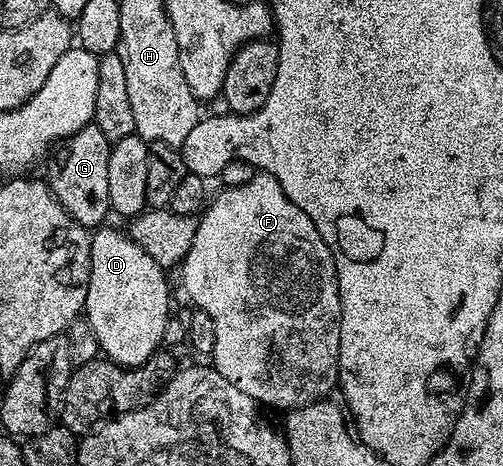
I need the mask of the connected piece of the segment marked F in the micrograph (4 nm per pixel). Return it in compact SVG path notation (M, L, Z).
M265 174L255 175L252 182L244 186L226 188L218 197L211 199L207 203L204 211L198 220L196 238L192 238L192 246L188 254L182 260L180 273L182 272L182 288L186 291L186 296L191 300L194 308L204 310L212 318L216 326L216 346L212 353L212 367L225 380L232 382L236 390L244 390L248 398L257 400L259 405L267 406L272 404L276 408L286 408L293 410L303 408L306 404L315 404L317 400L327 399L331 395L330 391L338 388L338 359L340 358L340 322L342 321L342 307L340 306L340 294L338 293L338 275L334 265L334 255L332 250L324 242L320 230L312 222L300 206L296 206L280 190L280 182L276 178Z

